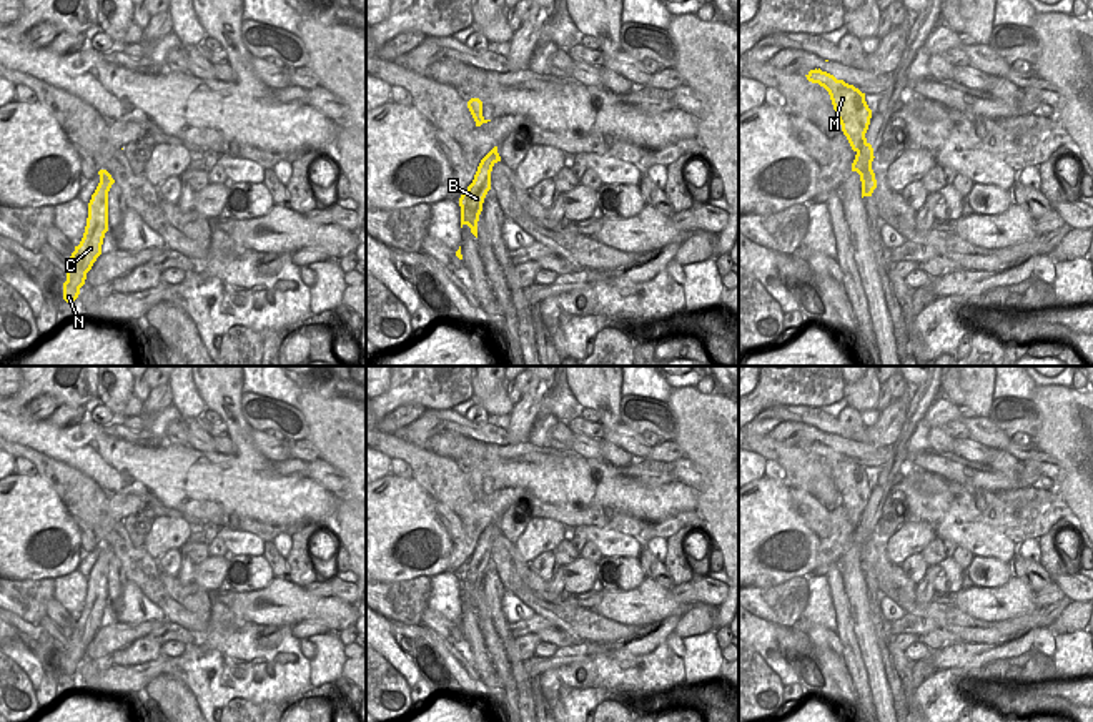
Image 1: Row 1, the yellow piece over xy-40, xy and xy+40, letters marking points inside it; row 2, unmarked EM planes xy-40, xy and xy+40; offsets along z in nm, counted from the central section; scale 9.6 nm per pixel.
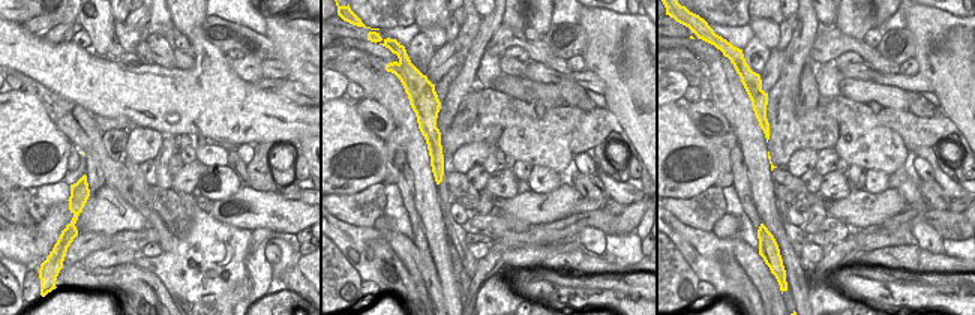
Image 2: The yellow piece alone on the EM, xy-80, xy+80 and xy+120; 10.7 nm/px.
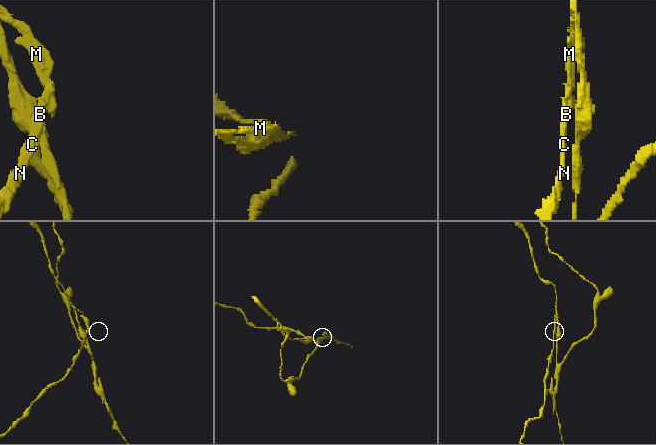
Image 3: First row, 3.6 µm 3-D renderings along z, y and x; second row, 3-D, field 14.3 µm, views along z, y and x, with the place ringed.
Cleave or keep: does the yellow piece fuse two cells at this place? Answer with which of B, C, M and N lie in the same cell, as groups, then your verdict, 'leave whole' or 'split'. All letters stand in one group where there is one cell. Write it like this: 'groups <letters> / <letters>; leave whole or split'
groups B C N / M; split

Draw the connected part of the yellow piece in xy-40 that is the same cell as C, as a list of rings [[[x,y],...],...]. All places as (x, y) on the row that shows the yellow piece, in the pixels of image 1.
[[[100,170],[100,183],[88,203],[88,218],[83,238],[70,256],[67,281],[63,283],[63,299],[73,303],[85,284],[87,273],[101,255],[105,233],[108,231],[108,191],[115,180],[106,170]]]

